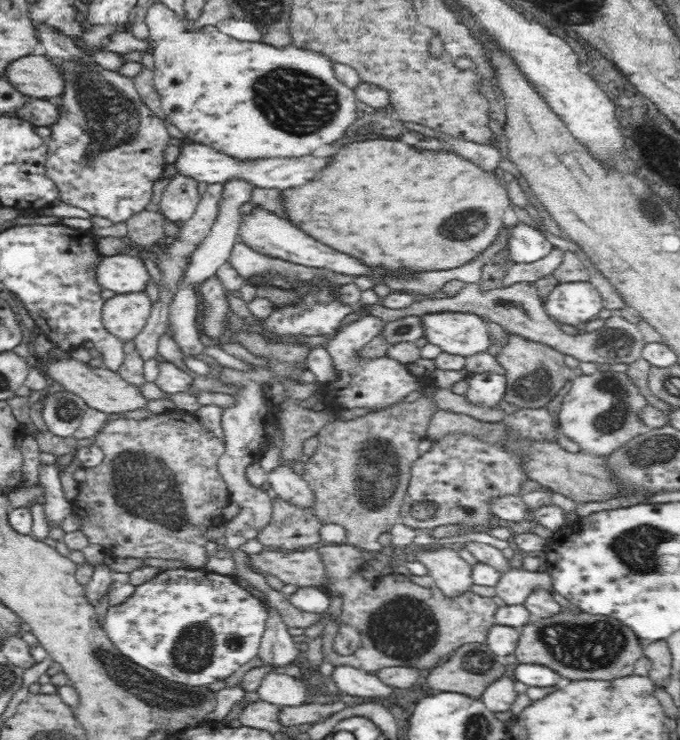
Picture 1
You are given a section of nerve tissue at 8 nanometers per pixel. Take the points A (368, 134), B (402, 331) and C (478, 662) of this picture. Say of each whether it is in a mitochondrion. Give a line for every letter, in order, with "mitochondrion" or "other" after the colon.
A: other
B: mitochondrion
C: mitochondrion

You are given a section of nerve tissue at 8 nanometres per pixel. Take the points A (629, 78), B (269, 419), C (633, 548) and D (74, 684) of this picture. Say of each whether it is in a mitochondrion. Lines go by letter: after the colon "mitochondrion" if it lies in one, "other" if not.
A: other
B: other
C: mitochondrion
D: other

